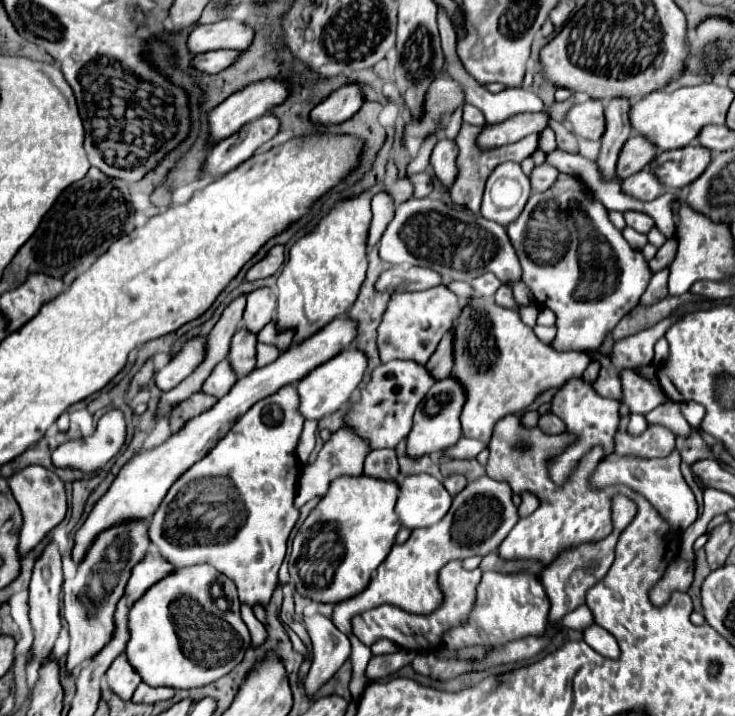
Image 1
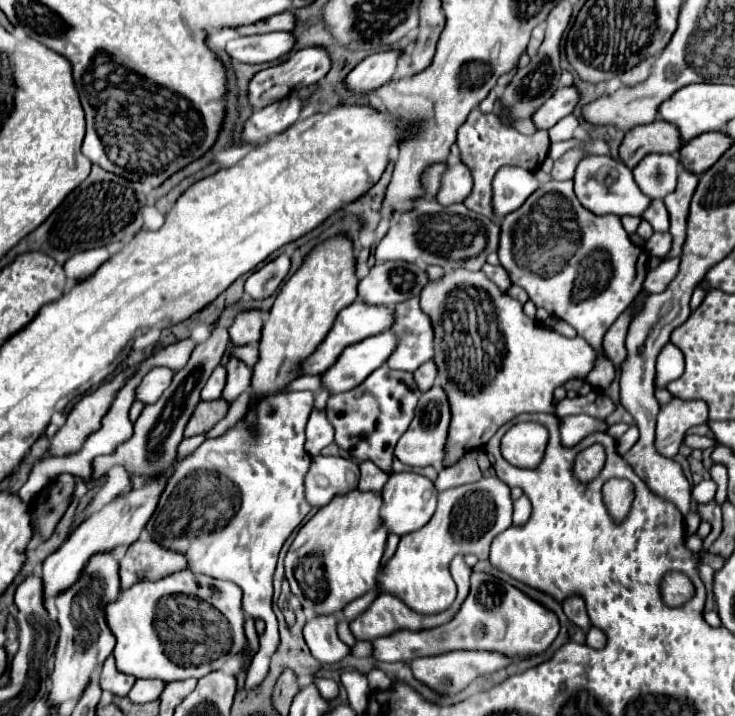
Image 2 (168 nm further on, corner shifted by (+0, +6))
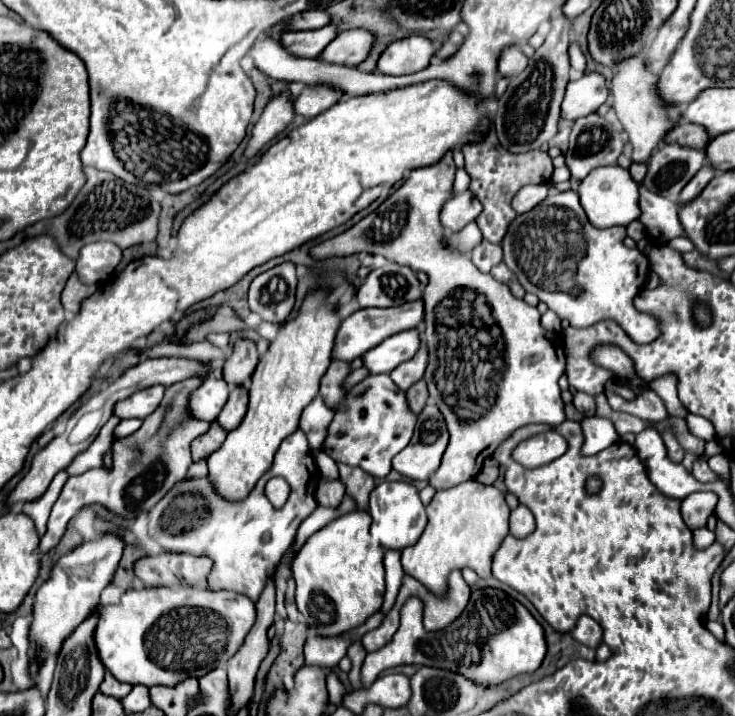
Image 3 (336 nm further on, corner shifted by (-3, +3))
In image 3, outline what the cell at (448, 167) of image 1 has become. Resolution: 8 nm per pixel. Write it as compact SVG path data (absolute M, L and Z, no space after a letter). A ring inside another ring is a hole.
M471 191L453 195L443 211L441 211L441 223L445 229L453 229L453 233L457 233L457 229L463 229L469 221L475 221L481 215L481 203L473 197Z

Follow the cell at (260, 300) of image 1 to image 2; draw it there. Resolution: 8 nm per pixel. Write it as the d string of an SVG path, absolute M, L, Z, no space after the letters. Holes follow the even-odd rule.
M242 310L234 318L234 324L228 328L230 340L240 346L240 344L254 344L260 340L262 332L262 310Z

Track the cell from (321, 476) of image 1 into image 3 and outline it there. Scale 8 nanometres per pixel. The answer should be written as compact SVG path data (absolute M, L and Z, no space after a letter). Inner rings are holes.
M323 481L317 489L317 503L323 507L339 507L345 495L345 487L341 481Z

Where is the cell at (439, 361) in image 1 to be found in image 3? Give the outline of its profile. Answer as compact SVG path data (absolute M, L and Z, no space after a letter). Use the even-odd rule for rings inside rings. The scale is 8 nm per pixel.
M421 379L407 391L407 405L415 415L419 415L421 409L425 407L425 401L427 401L427 387L425 381Z

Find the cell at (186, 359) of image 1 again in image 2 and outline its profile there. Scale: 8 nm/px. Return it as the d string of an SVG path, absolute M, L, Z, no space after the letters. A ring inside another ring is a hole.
M166 366L152 368L152 370L142 378L142 384L140 384L138 390L136 390L136 400L144 402L144 404L154 404L154 402L162 396L162 392L170 386L172 376L174 376L174 370L170 370L170 368L166 368Z

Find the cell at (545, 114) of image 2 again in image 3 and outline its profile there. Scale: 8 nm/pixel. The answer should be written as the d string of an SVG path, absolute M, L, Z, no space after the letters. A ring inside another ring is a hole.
M585 73L583 77L569 81L567 93L561 105L561 117L577 119L597 111L607 99L611 91L607 79L601 73Z

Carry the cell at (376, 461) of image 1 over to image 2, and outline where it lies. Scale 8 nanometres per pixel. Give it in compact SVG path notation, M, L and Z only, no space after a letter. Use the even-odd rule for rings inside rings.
M362 462L360 472L362 472L360 484L358 484L360 490L382 490L382 486L386 484L386 478L390 476L378 466L374 466L374 462Z

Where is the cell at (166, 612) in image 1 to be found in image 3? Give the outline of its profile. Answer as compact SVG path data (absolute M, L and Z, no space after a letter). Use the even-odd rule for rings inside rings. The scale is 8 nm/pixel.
M143 587L143 589L129 589L121 595L119 605L101 605L99 607L99 621L97 621L97 629L95 629L95 641L97 641L97 653L101 657L101 663L105 665L105 669L109 673L113 673L113 677L117 681L129 683L129 685L167 685L173 687L177 683L181 683L185 677L201 677L205 673L209 673L211 669L215 669L219 663L225 663L229 657L233 657L233 653L237 653L237 649L241 647L241 641L245 641L249 629L255 623L255 603L241 595L241 593L233 593L233 591L209 591L209 589L199 589L199 587Z

